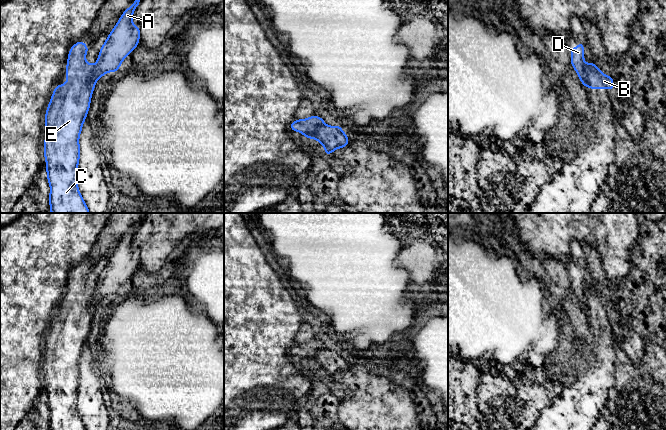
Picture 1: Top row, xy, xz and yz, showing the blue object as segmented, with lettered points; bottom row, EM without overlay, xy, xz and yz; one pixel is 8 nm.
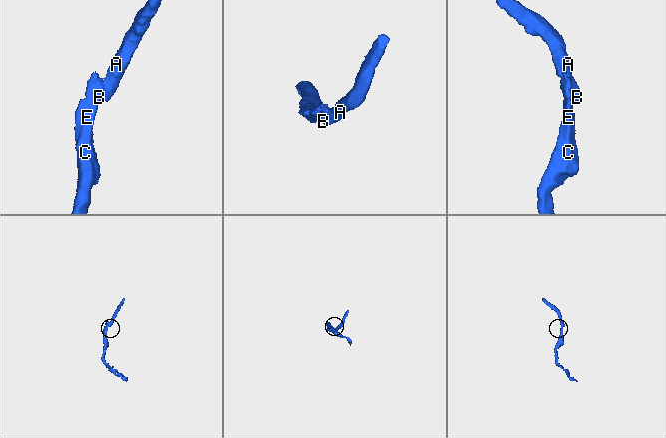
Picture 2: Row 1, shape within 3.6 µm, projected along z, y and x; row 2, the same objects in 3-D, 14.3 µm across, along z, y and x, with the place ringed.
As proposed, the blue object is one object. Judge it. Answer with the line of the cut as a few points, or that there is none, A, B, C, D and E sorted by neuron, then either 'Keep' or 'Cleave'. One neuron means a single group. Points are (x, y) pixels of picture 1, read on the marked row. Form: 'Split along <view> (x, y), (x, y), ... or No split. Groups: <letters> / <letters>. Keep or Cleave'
Split along yz (585, 65), (586, 82), (588, 85). Groups: A B / C D E. Cleave

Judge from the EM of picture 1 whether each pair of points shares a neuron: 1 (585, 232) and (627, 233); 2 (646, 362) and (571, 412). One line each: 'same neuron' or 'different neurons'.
1: same neuron
2: different neurons

